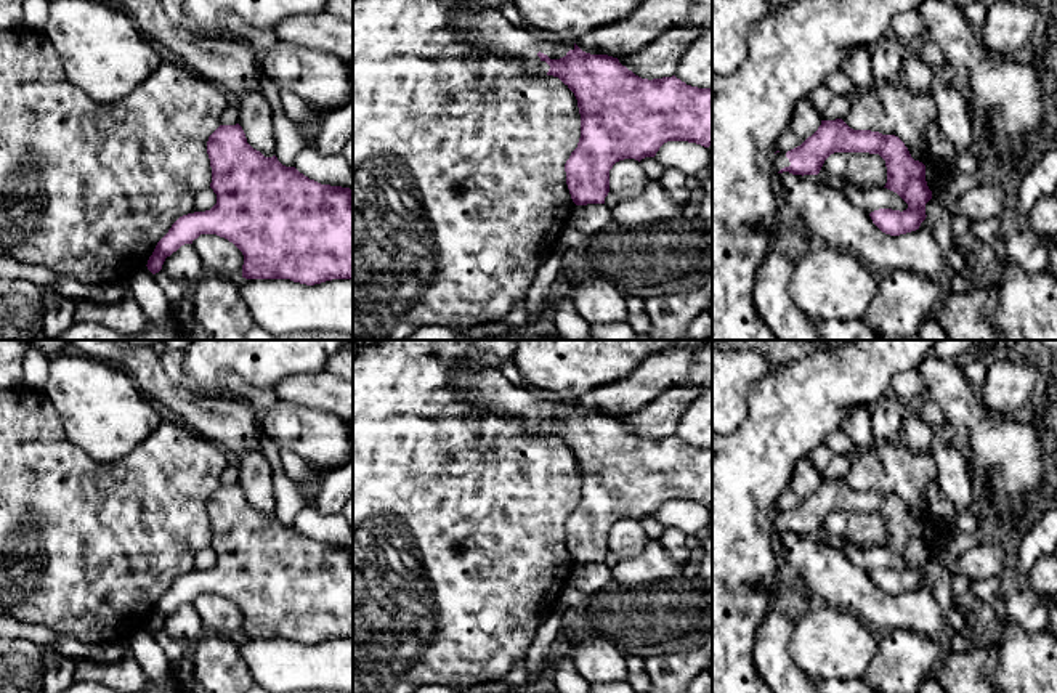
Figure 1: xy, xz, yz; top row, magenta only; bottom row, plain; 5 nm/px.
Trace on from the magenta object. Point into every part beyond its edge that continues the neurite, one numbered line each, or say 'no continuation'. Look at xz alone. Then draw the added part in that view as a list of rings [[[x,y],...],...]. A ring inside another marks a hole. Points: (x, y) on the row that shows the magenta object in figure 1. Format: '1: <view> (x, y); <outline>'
1: xz (486, 28); [[[462,3],[451,16],[451,26],[460,37],[468,37],[473,47],[500,55],[512,67],[533,74],[547,74],[550,66],[537,53],[550,59],[566,56],[574,43],[549,43],[537,40],[529,29],[510,24],[499,10]]]

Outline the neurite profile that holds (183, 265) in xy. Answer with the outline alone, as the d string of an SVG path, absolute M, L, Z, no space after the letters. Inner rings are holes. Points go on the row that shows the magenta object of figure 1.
M184 244L167 257L162 271L184 287L192 287L205 274L204 265L192 244Z

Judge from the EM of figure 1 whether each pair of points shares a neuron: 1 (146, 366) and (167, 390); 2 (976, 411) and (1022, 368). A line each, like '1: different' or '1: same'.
1: same
2: different

